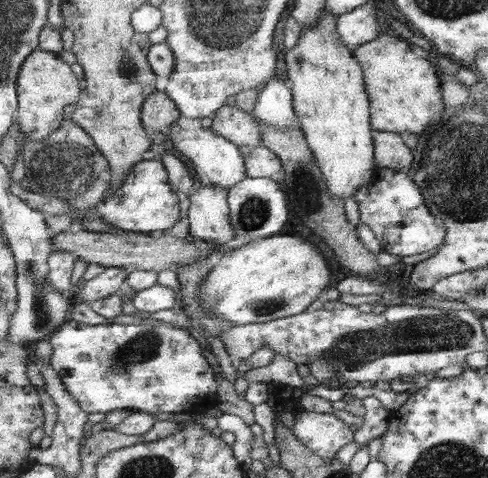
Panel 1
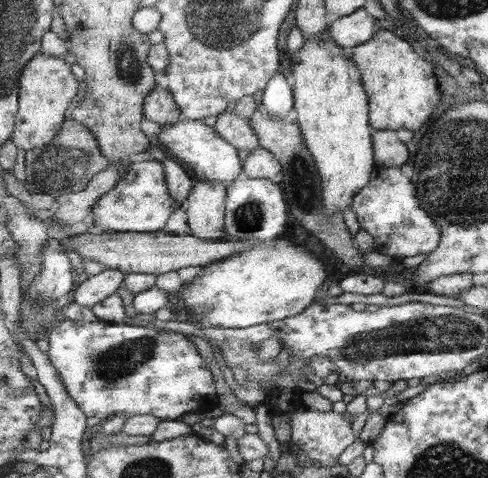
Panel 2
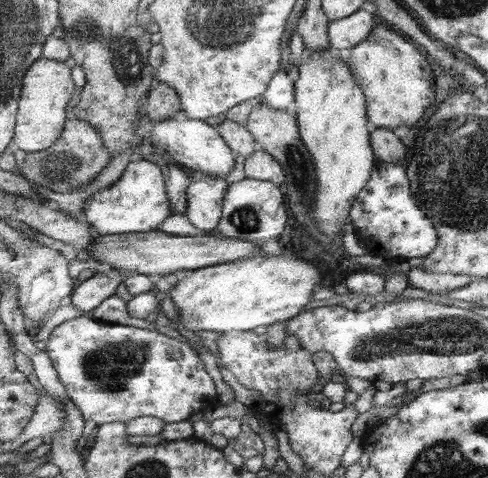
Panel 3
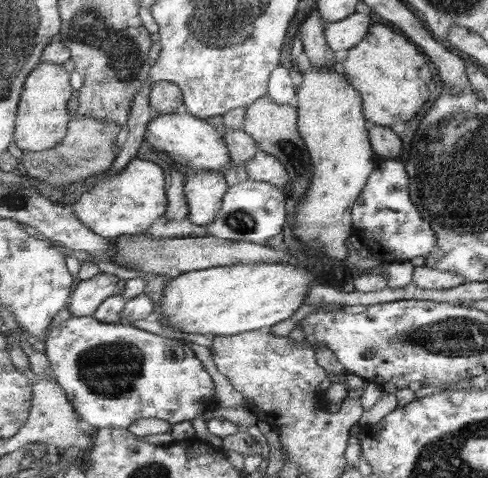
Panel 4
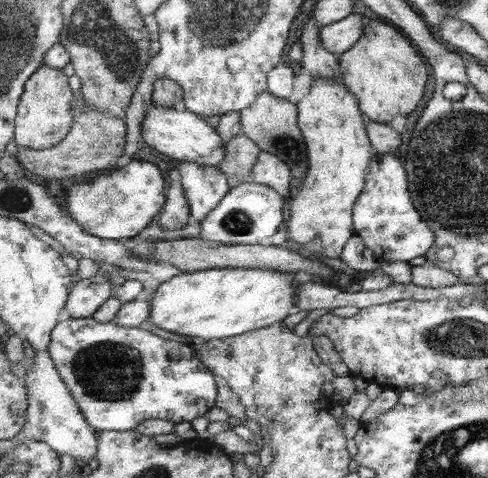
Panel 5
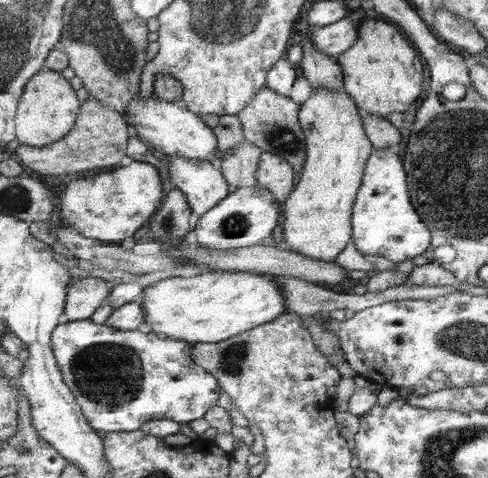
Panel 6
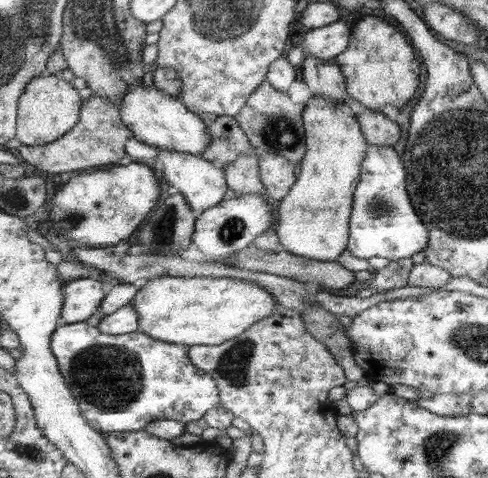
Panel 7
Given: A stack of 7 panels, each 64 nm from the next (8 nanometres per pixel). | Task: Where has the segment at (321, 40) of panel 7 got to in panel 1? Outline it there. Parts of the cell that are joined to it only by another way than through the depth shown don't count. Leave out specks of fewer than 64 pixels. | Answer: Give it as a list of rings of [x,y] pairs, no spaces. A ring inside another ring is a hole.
[[[375,3],[363,4],[337,17],[337,30],[349,50],[374,41],[382,34],[379,30],[379,10]]]

